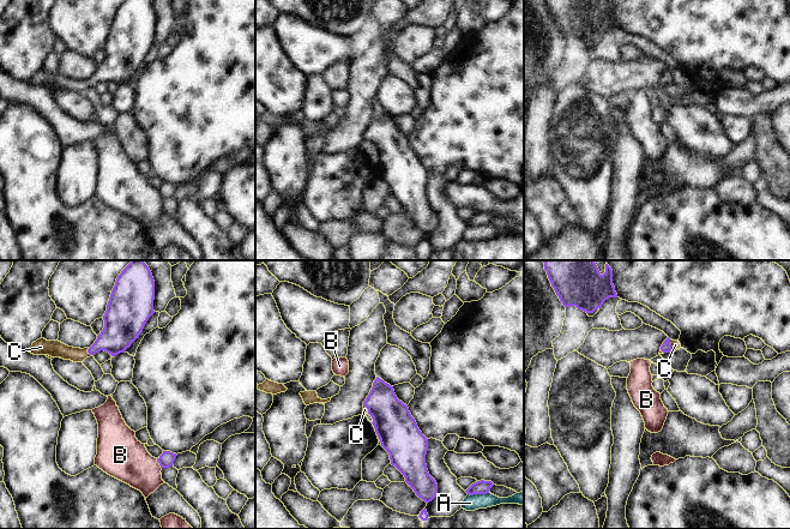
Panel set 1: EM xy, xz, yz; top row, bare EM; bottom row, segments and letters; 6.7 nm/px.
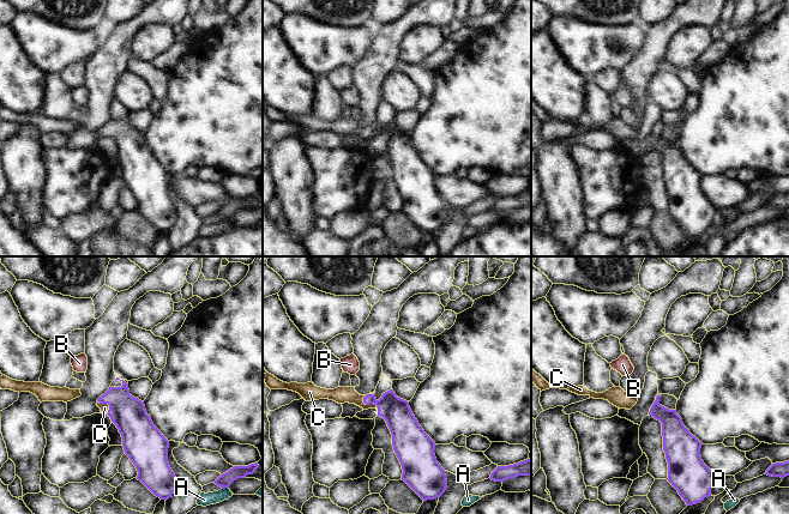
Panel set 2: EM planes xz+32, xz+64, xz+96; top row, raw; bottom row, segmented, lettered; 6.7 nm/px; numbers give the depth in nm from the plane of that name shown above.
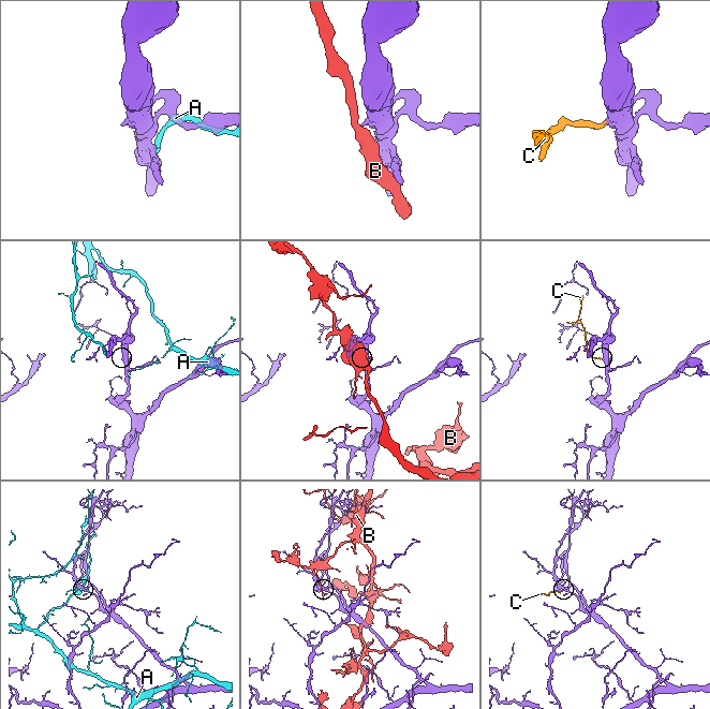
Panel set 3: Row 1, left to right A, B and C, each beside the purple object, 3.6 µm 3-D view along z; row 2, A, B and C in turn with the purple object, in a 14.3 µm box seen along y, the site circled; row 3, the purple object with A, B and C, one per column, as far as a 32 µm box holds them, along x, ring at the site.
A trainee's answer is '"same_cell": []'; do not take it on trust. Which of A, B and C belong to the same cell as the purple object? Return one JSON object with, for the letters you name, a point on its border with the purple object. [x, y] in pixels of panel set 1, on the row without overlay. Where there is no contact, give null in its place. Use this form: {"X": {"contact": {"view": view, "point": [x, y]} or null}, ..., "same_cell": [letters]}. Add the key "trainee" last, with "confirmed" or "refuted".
{"C": {"contact": {"view": "yz", "point": [670, 77]}}, "same_cell": ["C"], "trainee": "refuted"}

